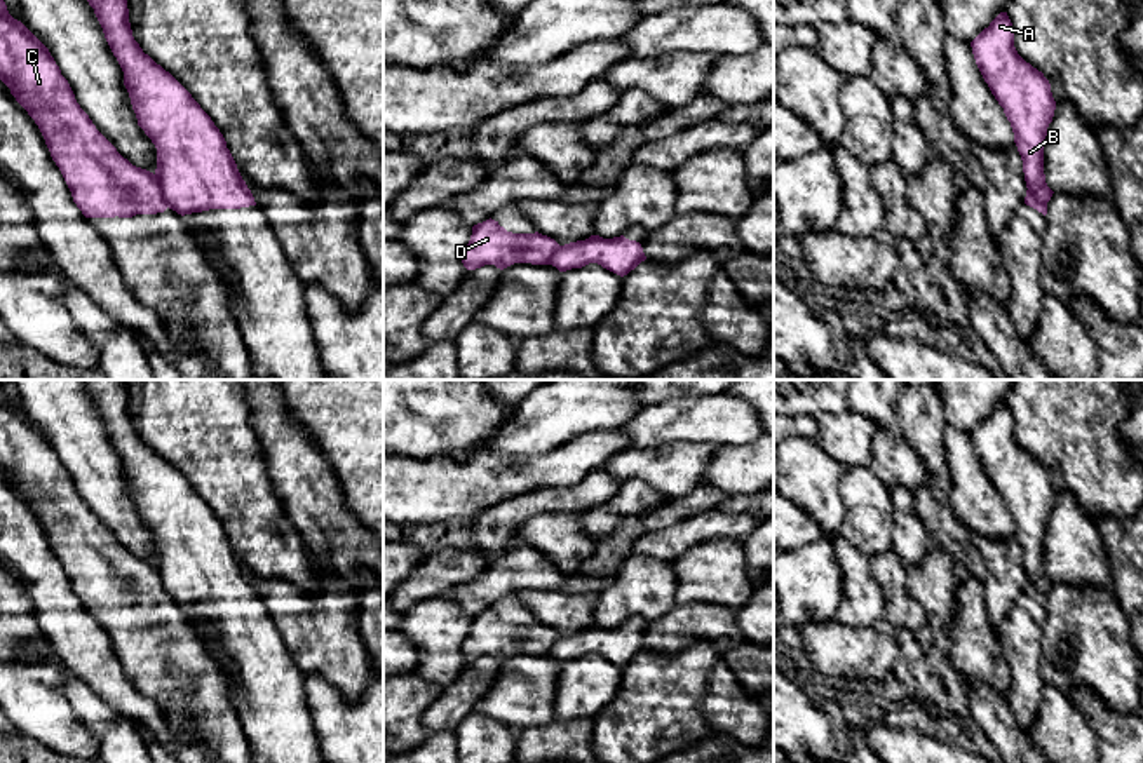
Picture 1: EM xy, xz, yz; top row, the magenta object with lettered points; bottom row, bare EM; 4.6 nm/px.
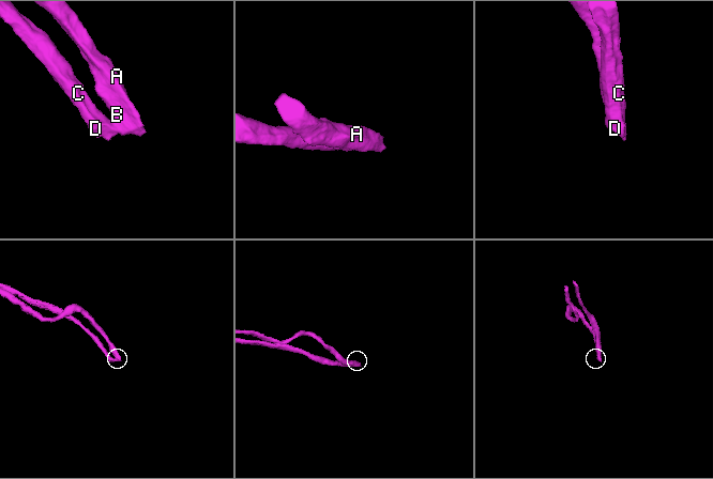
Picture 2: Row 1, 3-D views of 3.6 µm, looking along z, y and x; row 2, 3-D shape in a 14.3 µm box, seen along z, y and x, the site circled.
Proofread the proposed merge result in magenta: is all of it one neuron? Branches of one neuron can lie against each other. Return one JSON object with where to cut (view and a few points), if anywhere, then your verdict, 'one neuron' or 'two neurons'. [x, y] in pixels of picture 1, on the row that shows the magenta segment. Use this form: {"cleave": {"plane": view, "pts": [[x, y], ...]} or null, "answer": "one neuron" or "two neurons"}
{"cleave": {"plane": "xy", "pts": [[154, 175], [168, 206]]}, "answer": "two neurons"}

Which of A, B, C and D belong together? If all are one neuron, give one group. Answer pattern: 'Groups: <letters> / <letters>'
Groups: A B / C D

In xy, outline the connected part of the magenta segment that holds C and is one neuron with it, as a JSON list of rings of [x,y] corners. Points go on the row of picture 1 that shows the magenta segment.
[[[0,0],[0,80],[38,125],[85,218],[167,209],[159,178],[132,165],[80,108],[49,49]]]

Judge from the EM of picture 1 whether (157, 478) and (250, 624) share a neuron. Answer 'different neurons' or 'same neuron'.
same neuron

